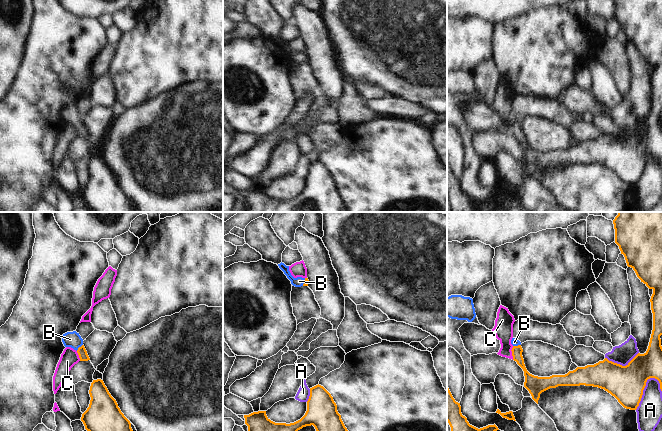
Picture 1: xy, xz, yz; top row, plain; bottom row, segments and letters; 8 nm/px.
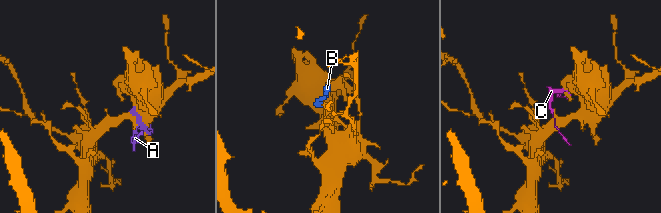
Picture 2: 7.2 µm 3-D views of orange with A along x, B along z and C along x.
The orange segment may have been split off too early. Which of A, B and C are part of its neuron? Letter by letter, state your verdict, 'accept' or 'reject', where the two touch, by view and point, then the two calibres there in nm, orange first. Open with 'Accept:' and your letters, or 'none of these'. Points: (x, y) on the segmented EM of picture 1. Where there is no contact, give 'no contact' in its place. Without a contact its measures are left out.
Accept: B
A: reject; contact yz (643, 389); calibres 280 and 200 nm
B: accept; contact xy (79, 347); calibres 70 and 130 nm
C: reject; contact yz (512, 353); calibres 80 and 160 nm

